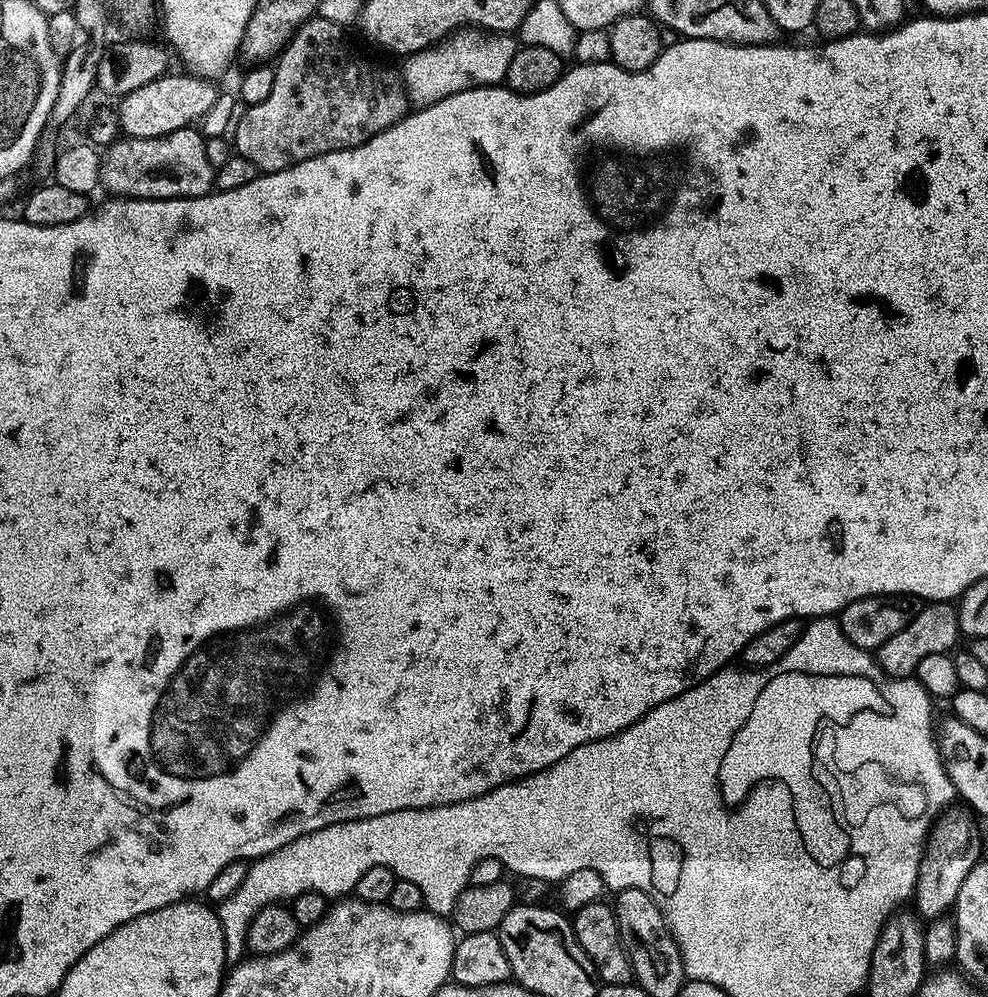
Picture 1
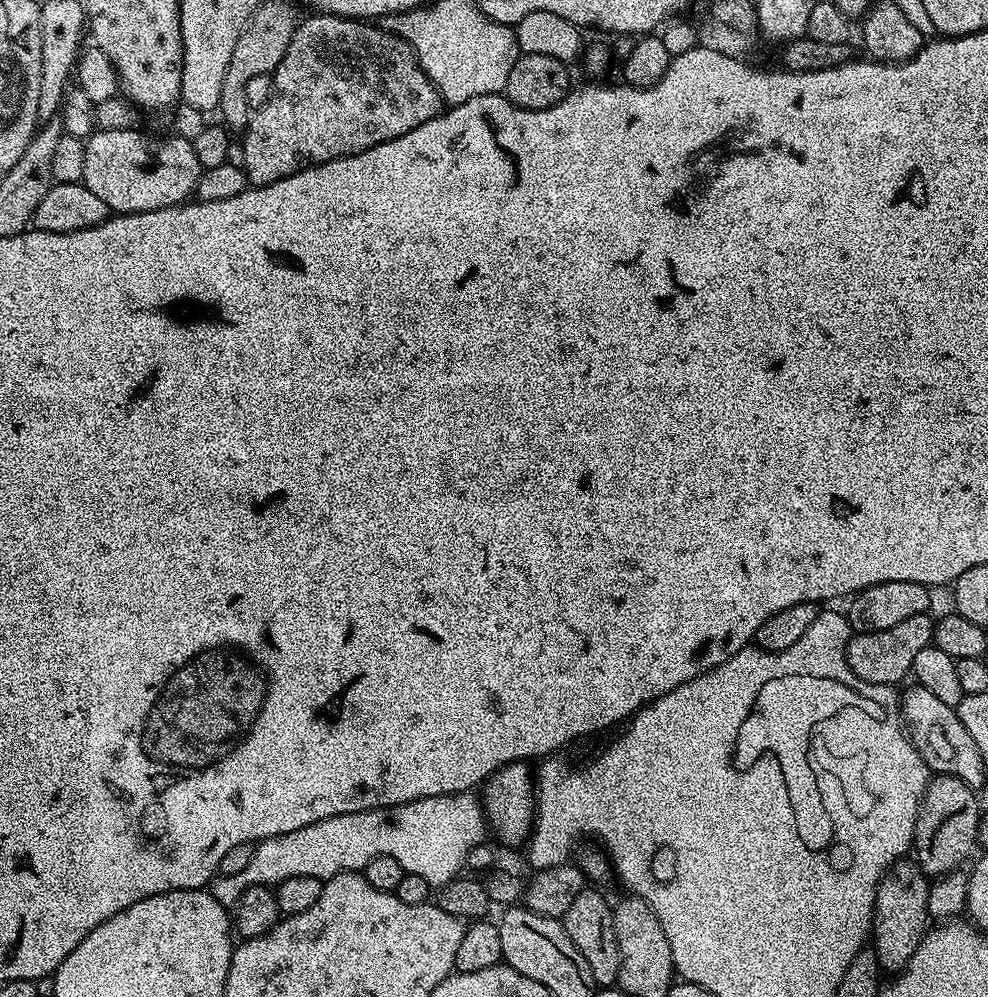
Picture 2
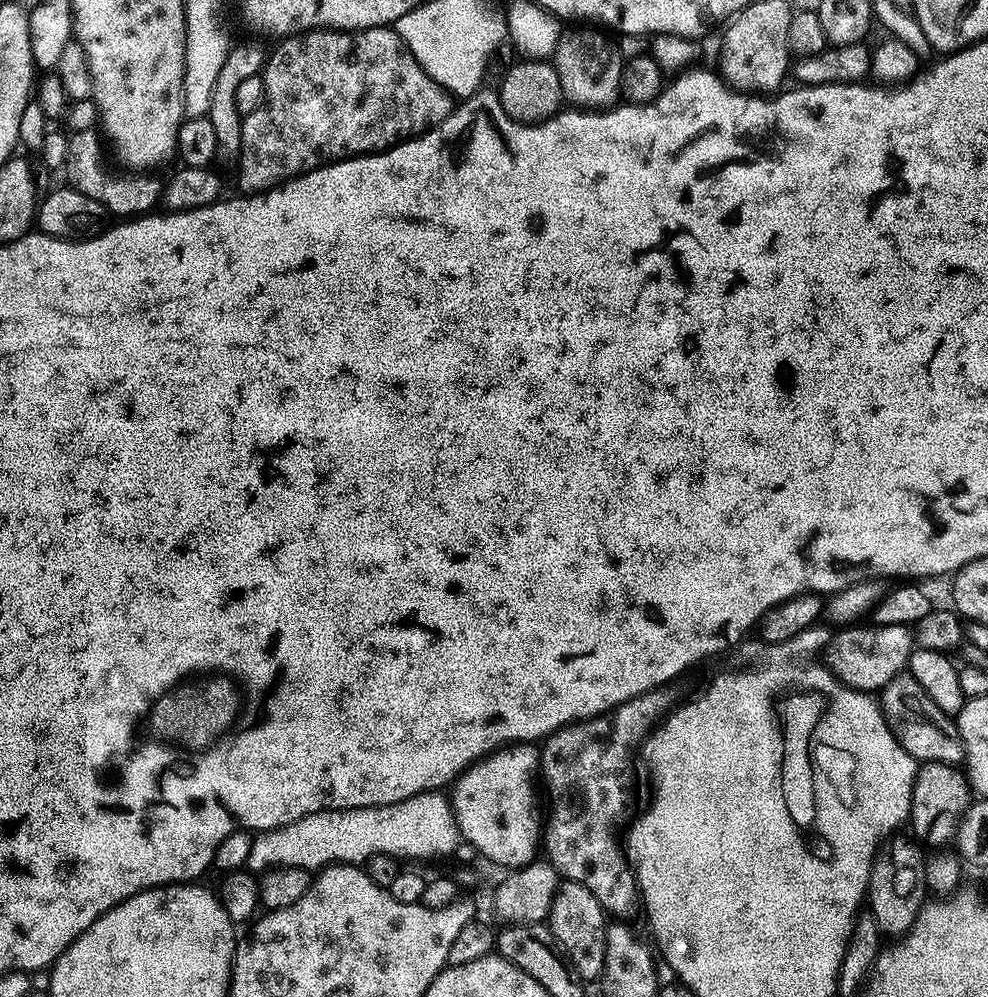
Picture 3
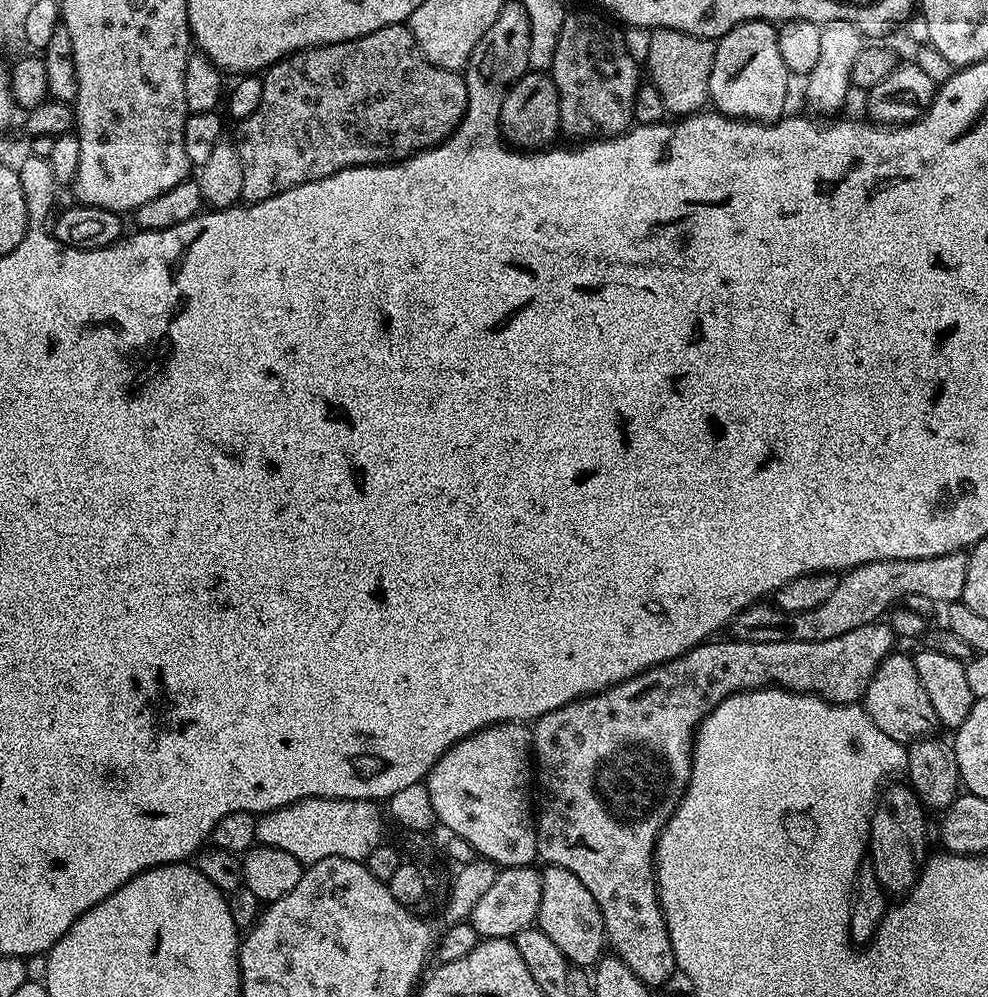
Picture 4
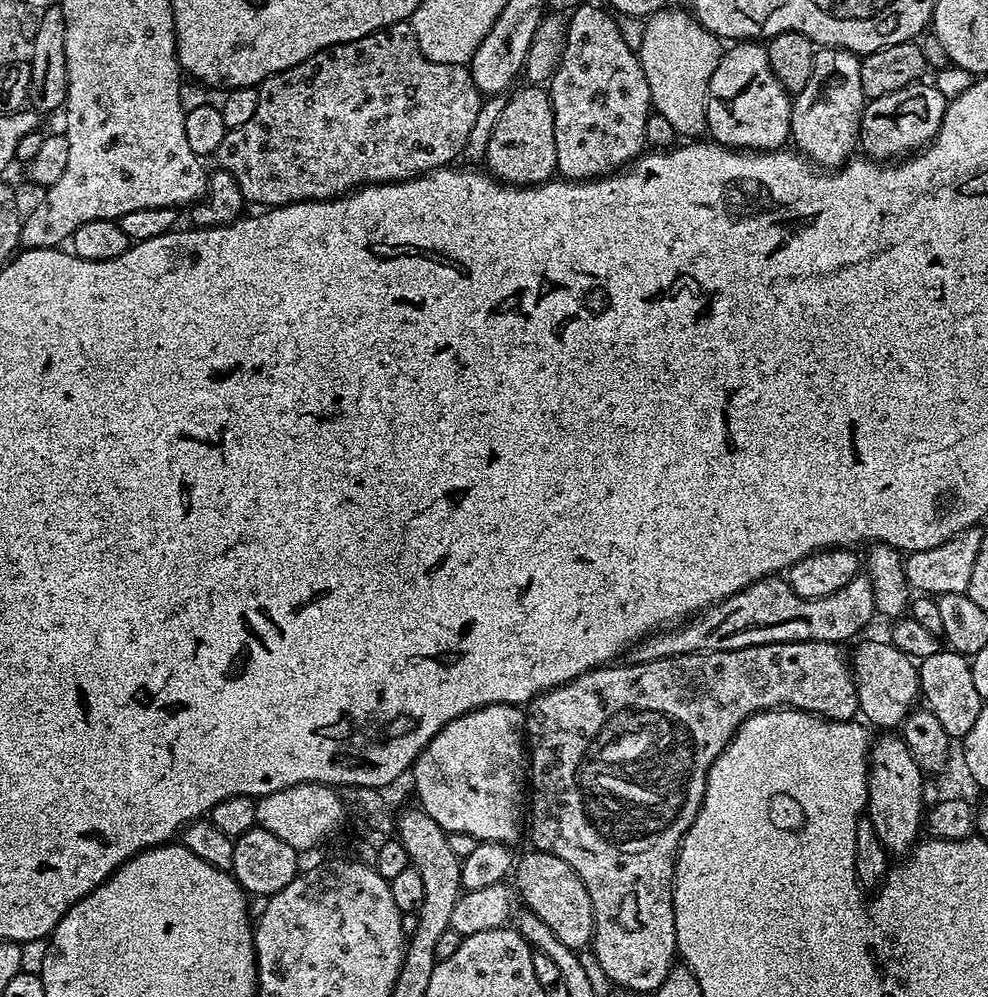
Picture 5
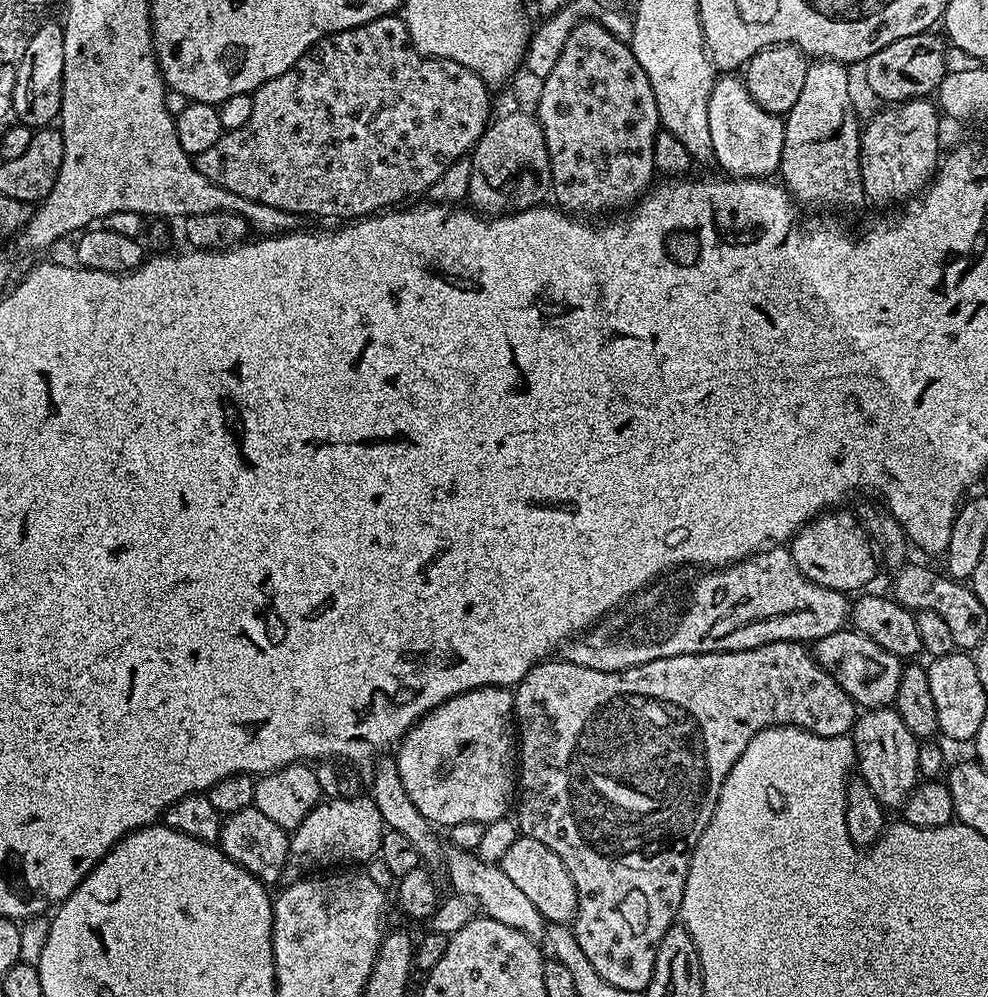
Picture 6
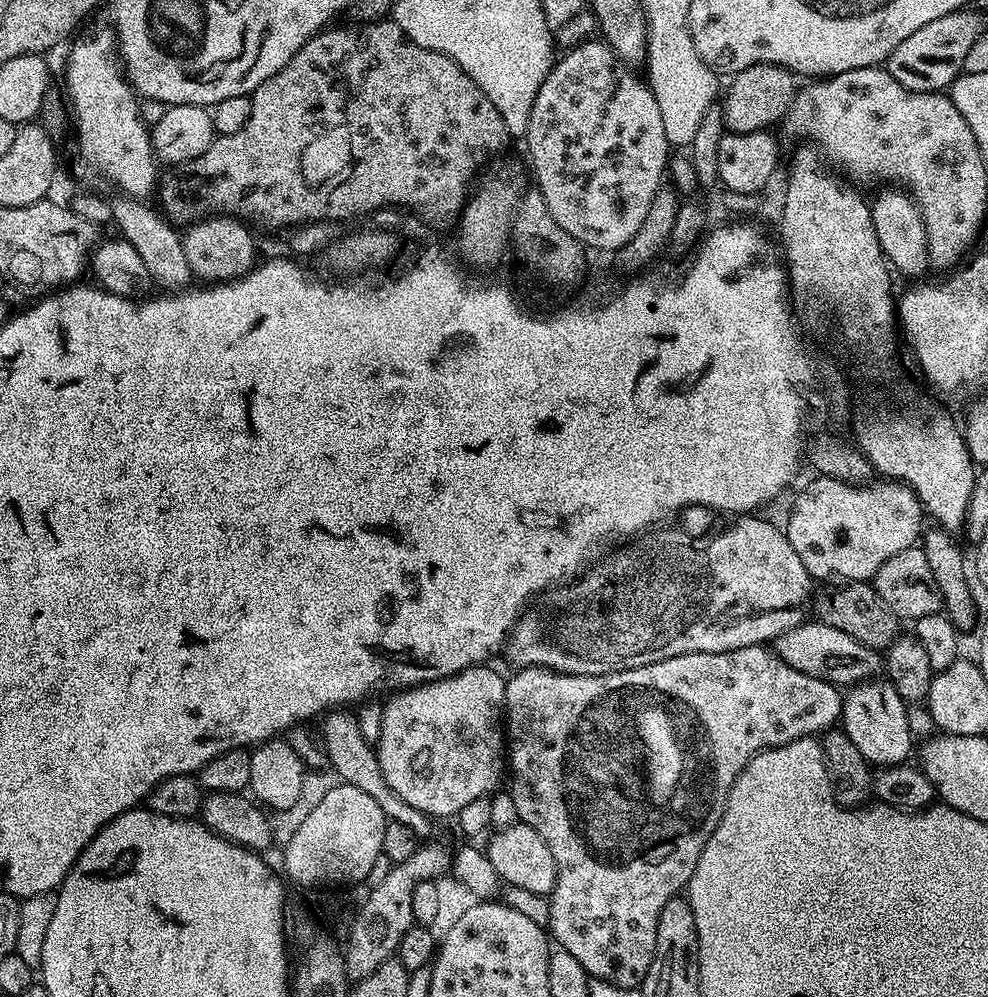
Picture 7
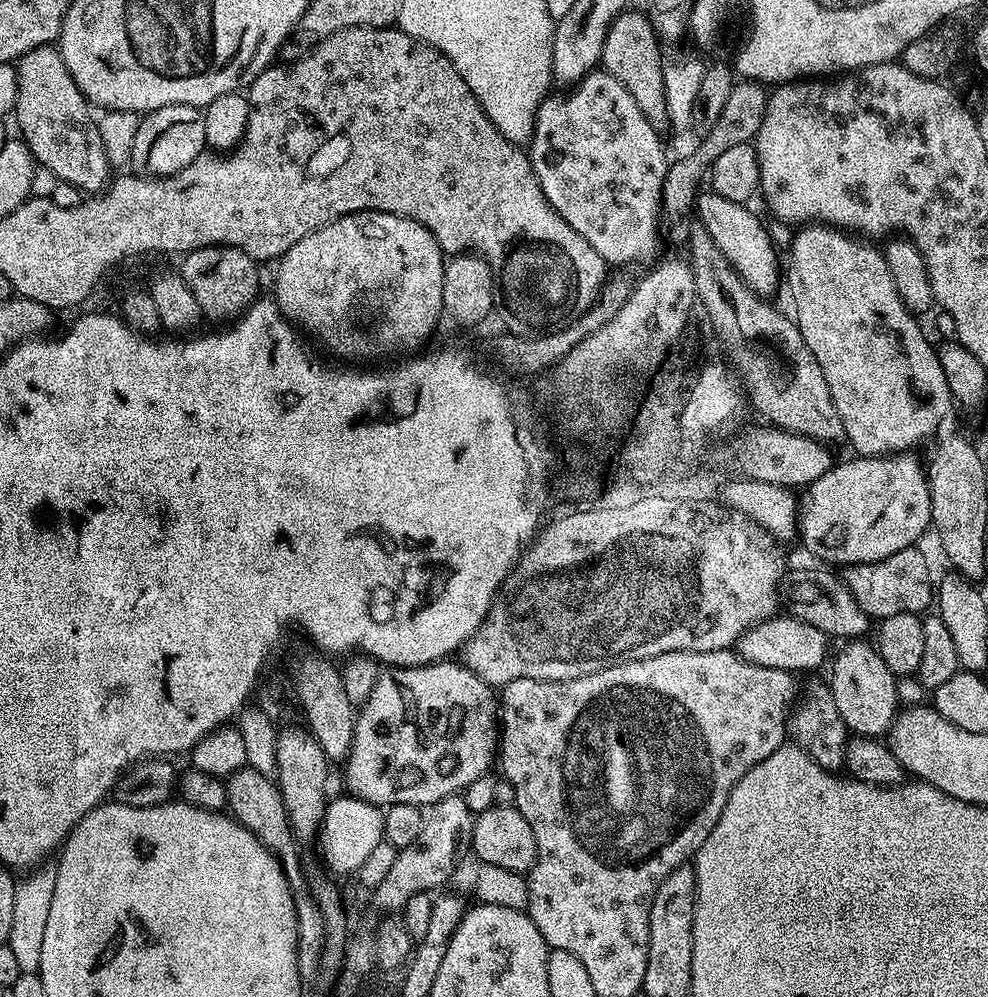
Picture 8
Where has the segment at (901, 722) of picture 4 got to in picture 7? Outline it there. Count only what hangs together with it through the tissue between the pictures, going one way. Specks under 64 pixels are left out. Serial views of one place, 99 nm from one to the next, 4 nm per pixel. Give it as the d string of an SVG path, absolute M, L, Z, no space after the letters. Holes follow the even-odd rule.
M805 622L786 630L776 637L774 651L782 662L786 662L786 666L794 666L794 670L802 670L802 674L810 674L810 678L837 686L863 684L873 679L882 668L882 656L877 649L862 646L862 642L850 638L850 634L843 630L834 630L834 626L819 622Z

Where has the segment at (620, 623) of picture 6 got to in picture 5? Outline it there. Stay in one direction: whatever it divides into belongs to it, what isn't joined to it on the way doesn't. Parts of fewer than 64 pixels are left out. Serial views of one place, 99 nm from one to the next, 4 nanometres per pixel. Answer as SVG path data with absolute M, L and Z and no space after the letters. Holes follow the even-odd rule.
M857 574L852 577L842 590L834 590L834 594L826 594L826 598L814 598L807 600L798 594L788 584L787 579L779 575L767 576L750 586L743 588L738 594L726 598L722 602L705 608L696 613L690 620L683 624L651 633L644 637L639 644L631 649L630 656L633 661L645 664L651 660L665 660L671 656L689 656L695 652L729 652L739 648L749 648L759 644L785 644L795 640L825 640L831 644L840 644L851 636L859 637L864 627L871 622L872 616L877 615L876 603L874 602L874 590L867 575Z

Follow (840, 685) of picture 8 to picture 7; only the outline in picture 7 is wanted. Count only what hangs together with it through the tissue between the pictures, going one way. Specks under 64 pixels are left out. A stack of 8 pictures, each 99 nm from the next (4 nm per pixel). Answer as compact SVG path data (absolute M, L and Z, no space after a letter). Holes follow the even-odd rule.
M873 678L863 684L851 685L844 696L842 731L848 735L850 742L854 742L854 746L858 746L858 754L862 754L869 765L890 768L905 763L908 755L914 752L908 708L909 705L887 678Z

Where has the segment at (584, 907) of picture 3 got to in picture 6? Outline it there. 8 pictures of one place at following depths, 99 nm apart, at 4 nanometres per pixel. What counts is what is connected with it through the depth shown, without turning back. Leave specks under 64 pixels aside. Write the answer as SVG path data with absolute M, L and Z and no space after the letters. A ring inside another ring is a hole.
M523 834L517 835L514 846L506 850L499 862L501 870L527 895L549 923L571 925L576 918L578 894L570 870L562 866L562 858L542 842Z

